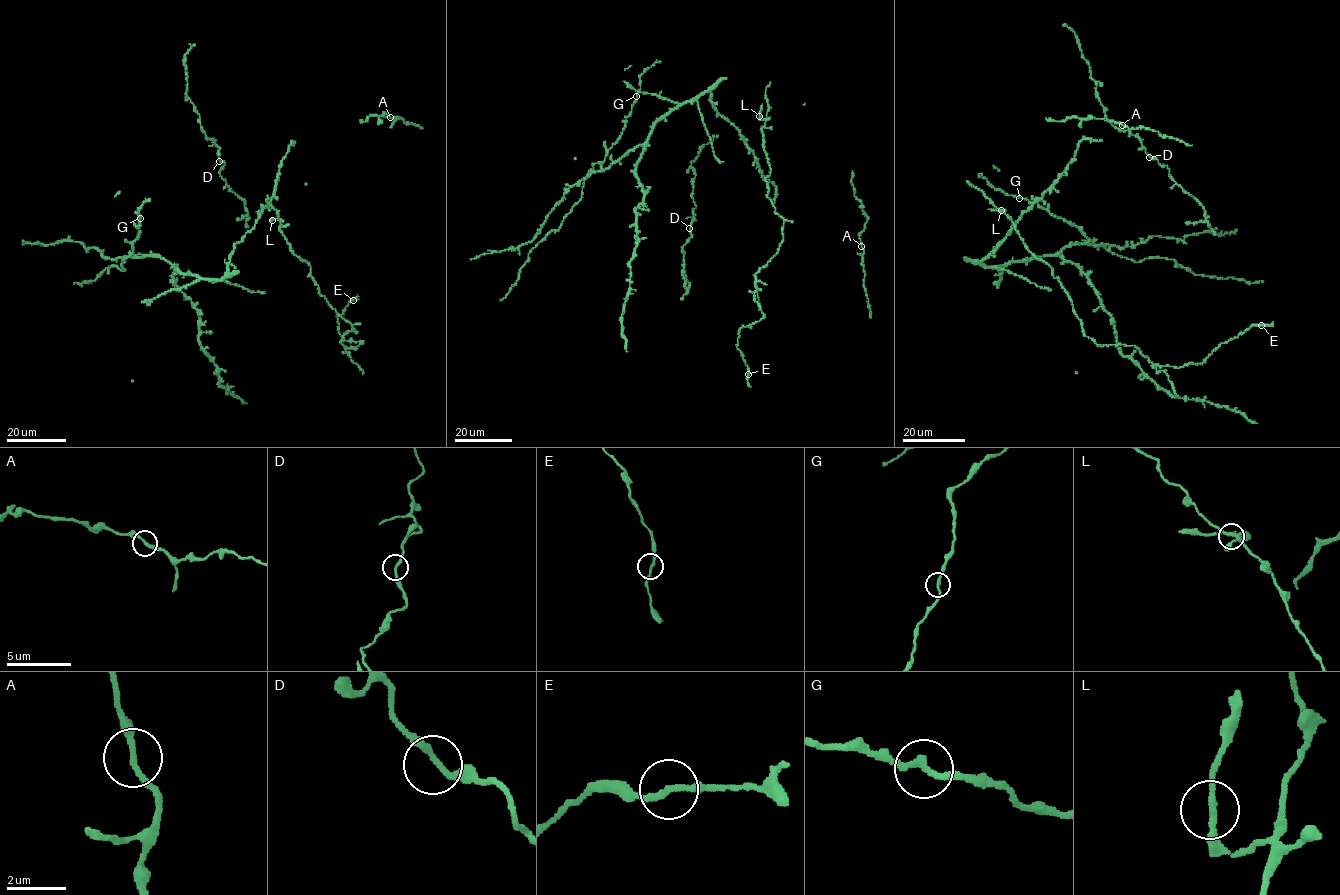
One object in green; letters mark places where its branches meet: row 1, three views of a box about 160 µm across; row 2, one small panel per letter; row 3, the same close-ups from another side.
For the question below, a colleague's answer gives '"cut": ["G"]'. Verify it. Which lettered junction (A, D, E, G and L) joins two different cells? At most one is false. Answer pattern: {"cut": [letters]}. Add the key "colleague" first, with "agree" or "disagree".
{"colleague": "disagree", "cut": []}

